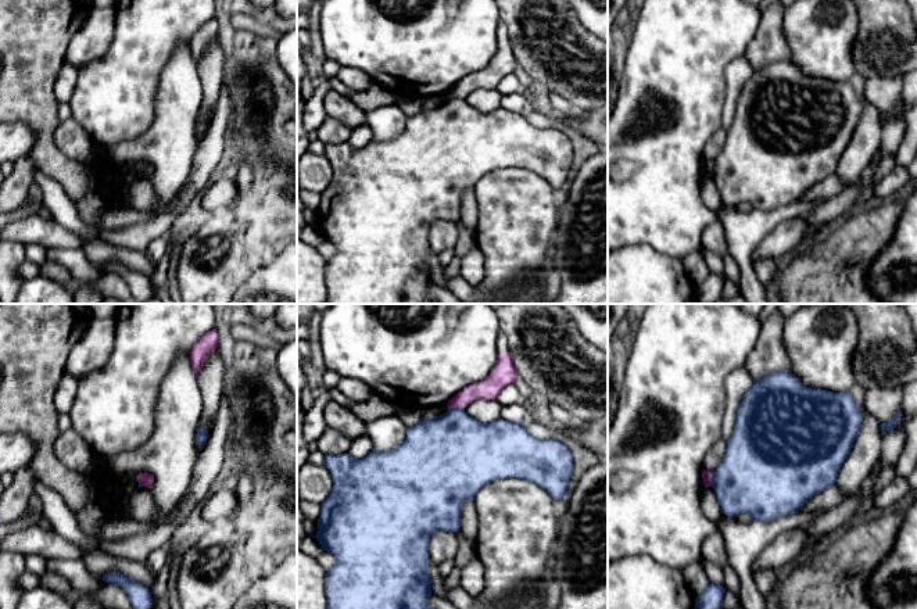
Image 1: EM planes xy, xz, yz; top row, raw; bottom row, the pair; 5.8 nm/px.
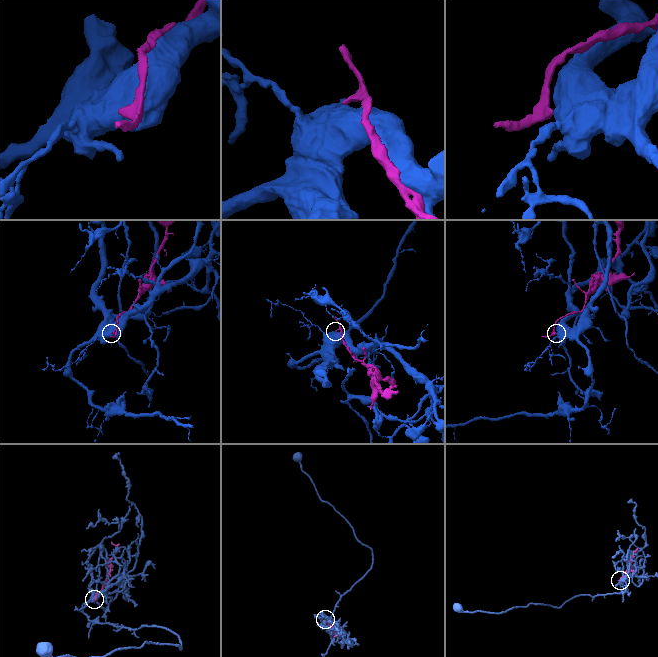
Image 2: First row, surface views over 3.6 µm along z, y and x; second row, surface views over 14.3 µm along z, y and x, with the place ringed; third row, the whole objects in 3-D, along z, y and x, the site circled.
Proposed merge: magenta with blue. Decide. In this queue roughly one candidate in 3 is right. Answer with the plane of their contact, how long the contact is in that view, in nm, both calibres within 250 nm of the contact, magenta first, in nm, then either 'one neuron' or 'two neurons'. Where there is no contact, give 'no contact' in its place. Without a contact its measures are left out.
xz | 100 nm | 130/440 nm | two neurons

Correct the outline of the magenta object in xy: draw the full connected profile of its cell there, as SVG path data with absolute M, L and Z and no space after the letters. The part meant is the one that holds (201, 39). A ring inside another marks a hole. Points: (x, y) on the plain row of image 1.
M212 18L207 24L204 24L191 37L190 51L194 58L196 65L204 55L209 43L218 36L218 28L219 25L218 25L216 18Z

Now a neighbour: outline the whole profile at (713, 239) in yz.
M719 219L703 232L702 246L723 258L724 277L741 284L741 271L727 251L726 233Z

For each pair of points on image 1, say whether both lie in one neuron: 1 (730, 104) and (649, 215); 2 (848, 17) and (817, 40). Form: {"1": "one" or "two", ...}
{"1": "two", "2": "one"}

